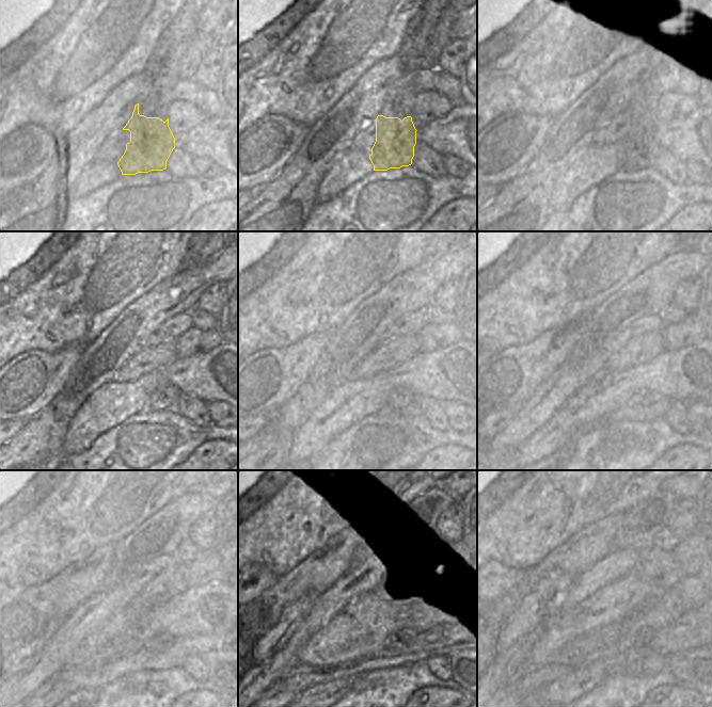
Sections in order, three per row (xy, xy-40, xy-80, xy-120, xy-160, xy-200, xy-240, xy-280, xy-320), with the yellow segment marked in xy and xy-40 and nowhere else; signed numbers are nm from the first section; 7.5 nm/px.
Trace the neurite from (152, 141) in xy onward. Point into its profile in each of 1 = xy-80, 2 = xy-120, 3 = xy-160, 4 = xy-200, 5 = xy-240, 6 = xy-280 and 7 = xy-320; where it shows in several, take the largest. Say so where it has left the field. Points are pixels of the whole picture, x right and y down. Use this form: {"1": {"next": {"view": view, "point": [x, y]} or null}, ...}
{"1": {"next": {"view": "xy-80", "point": [639, 143]}}, "2": {"next": {"view": "xy-120", "point": [164, 396]}}, "3": {"next": {"view": "xy-160", "point": [401, 397]}}, "4": {"next": {"view": "xy-200", "point": [644, 398]}}, "5": {"next": {"view": "xy-240", "point": [160, 642]}}, "6": {"next": {"view": "xy-280", "point": [399, 639]}}, "7": {"next": {"view": "xy-320", "point": [644, 638]}}}

